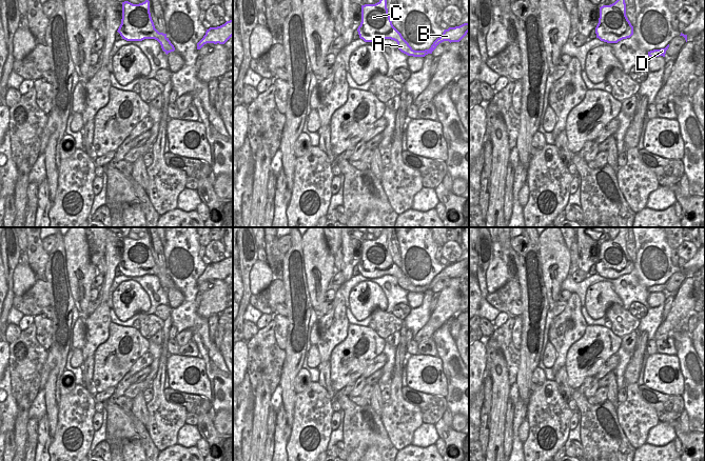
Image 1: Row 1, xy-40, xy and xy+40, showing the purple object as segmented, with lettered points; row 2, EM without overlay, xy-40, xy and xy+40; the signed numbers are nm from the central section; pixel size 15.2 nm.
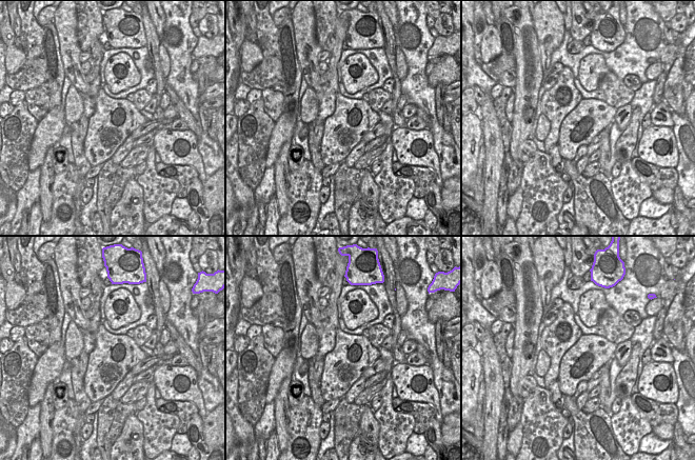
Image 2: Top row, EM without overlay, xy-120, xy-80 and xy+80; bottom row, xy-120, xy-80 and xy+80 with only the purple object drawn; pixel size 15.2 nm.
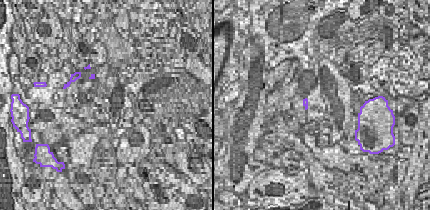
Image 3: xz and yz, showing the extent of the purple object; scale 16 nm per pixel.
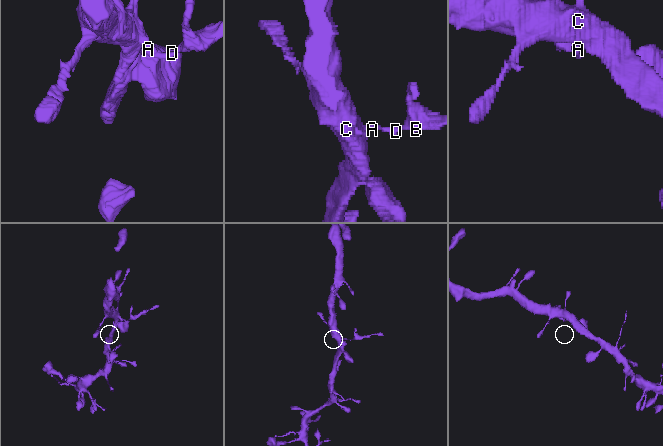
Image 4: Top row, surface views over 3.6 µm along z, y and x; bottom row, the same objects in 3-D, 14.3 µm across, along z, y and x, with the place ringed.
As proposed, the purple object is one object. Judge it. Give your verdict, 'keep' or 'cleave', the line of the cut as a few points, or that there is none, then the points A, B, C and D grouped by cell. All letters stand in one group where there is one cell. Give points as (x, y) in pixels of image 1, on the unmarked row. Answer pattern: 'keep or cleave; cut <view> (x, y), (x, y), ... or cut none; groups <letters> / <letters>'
cleave; cut xy (408, 280), (406, 289); groups A C / B D

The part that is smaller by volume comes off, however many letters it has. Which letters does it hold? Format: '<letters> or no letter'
B, D

